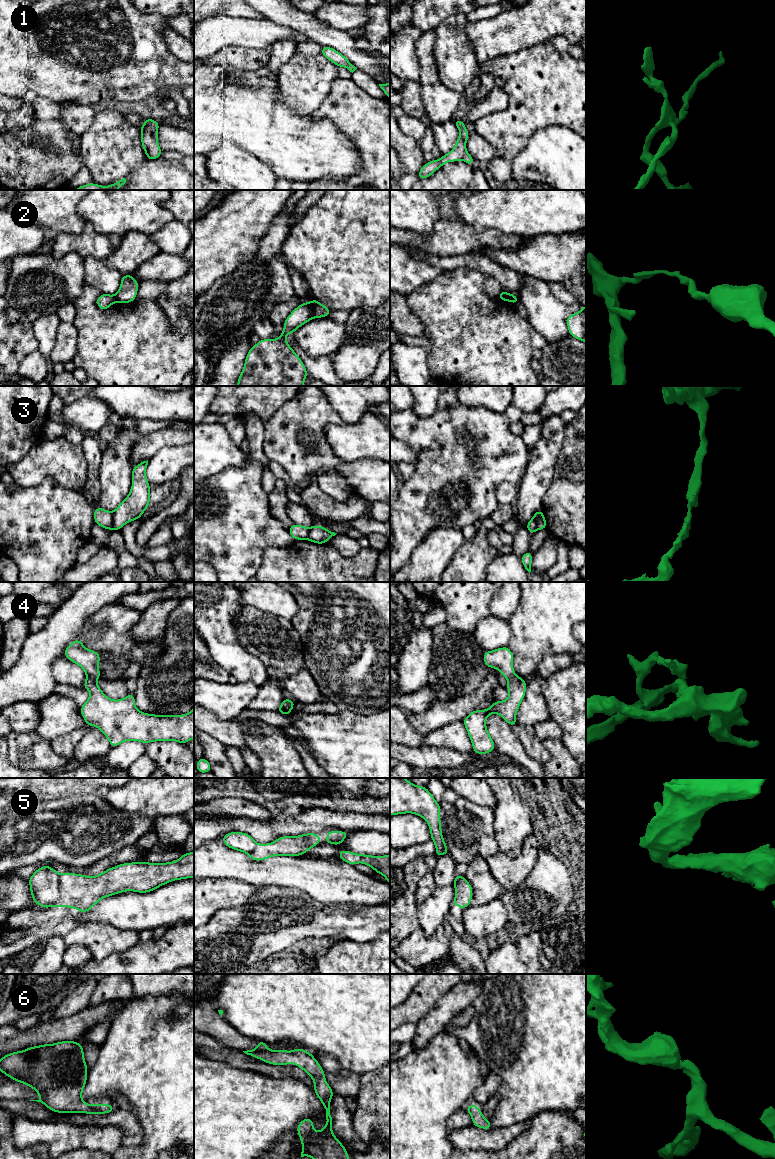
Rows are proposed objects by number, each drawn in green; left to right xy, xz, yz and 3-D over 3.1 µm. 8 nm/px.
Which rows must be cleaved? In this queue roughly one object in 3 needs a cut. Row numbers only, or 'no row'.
2, 3, 4, 5

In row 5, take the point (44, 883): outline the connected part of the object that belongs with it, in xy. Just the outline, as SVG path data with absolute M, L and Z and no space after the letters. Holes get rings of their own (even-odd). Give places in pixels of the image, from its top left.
M41 866L28 879L33 904L50 908L59 899L61 875L51 866Z

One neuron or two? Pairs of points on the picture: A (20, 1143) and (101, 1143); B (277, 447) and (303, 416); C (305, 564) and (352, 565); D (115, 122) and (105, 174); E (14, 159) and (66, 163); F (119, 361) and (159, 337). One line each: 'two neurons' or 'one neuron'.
A: one neuron
B: one neuron
C: one neuron
D: one neuron
E: one neuron
F: one neuron

